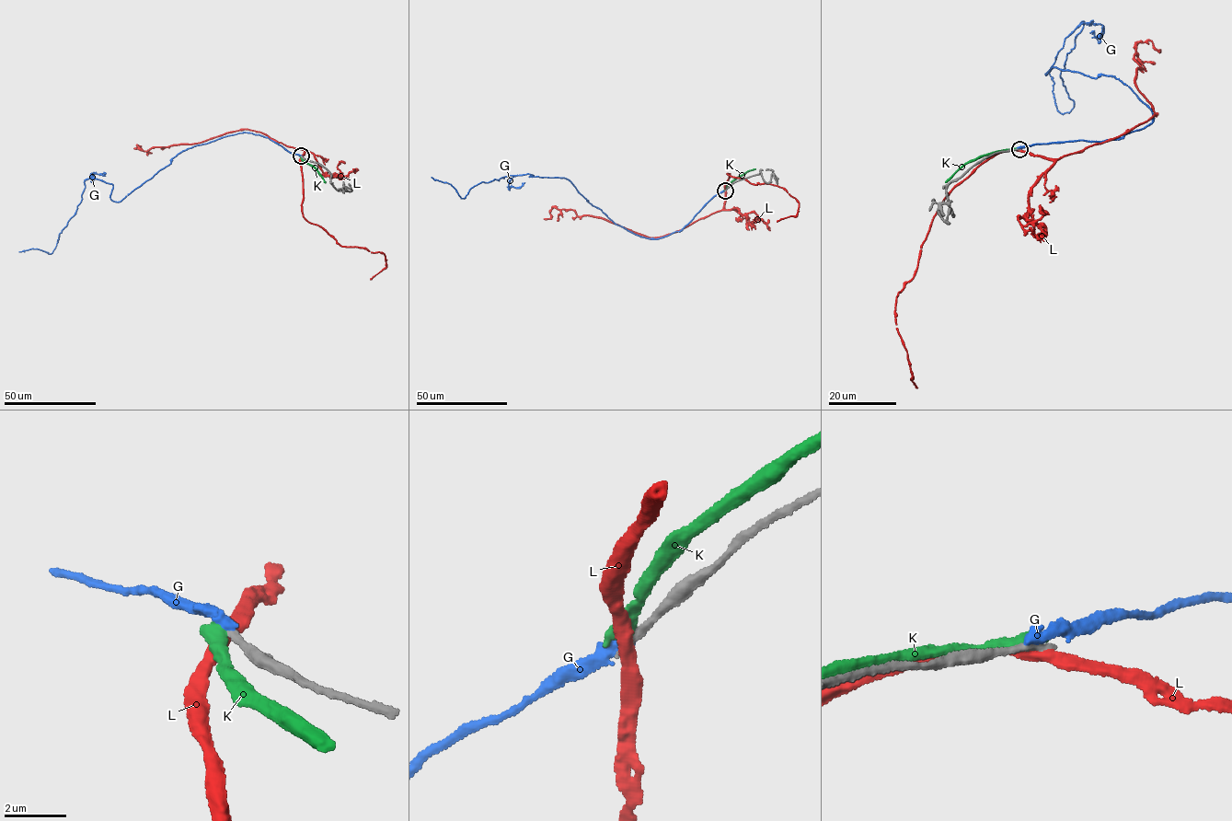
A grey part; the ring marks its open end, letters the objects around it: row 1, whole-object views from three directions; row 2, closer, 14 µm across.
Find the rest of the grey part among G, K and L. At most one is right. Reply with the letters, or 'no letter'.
no letter

